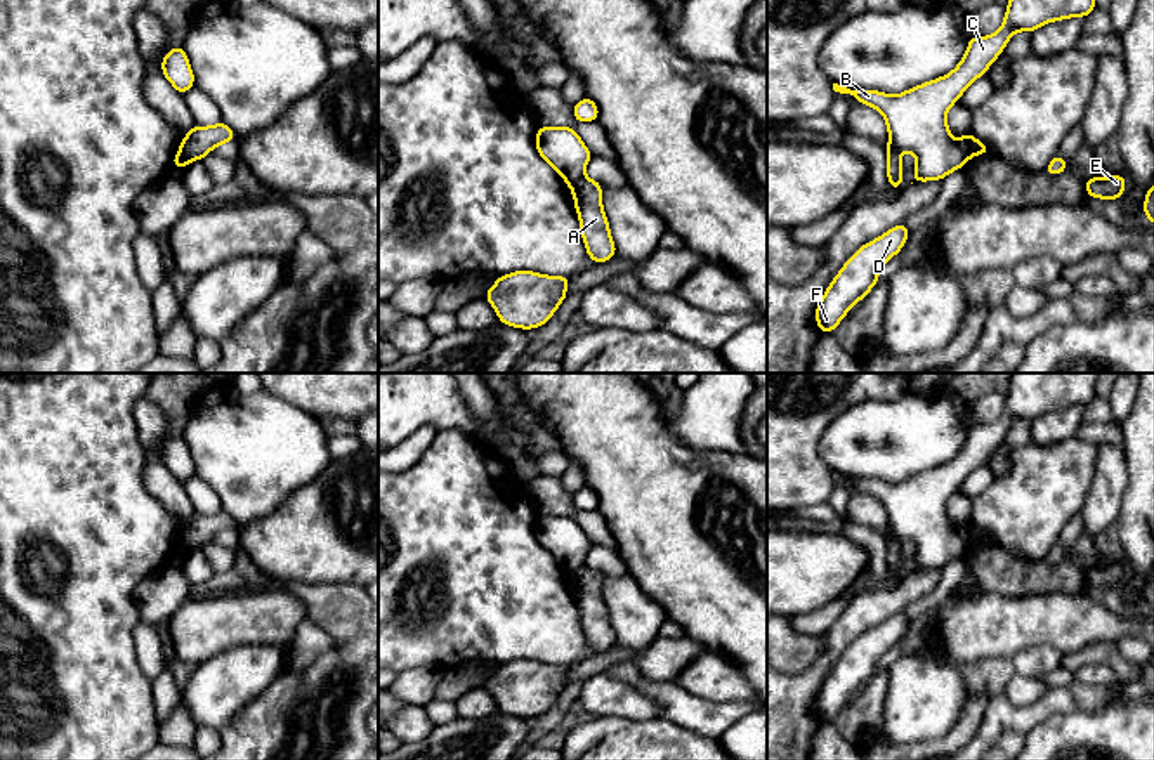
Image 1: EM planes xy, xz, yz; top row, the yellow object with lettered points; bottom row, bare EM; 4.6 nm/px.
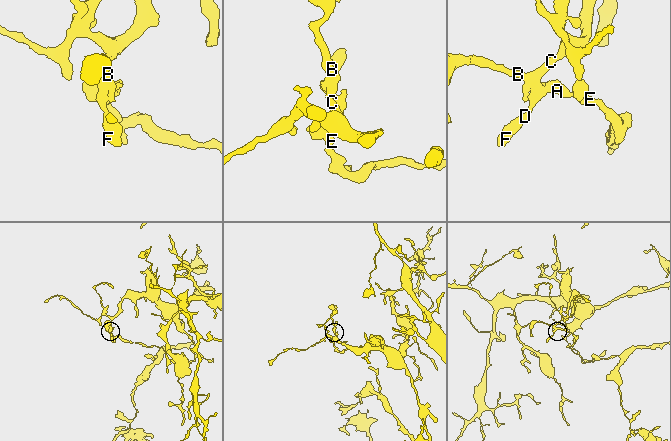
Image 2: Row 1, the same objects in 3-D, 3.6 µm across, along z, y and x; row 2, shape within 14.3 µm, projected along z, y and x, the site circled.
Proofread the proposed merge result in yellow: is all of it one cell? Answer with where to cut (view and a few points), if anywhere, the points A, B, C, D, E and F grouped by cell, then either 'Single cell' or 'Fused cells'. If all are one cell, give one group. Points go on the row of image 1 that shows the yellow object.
Split along yz (957, 141), (957, 146), (967, 158). Groups: A E / B C D F. Fused cells

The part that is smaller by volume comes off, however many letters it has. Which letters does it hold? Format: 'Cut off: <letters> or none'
Cut off: A, E

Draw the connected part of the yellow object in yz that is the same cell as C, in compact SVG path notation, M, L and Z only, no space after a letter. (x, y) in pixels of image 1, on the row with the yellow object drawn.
M1010 0L1001 28L989 36L970 36L960 64L946 76L888 95L878 90L850 90L833 83L833 90L850 94L857 102L873 106L888 128L887 177L892 189L902 186L901 154L913 151L916 158L913 182L942 180L963 168L965 154L953 141L946 115L967 87L986 75L991 62L1001 56L1015 31L1036 31L1046 23L1067 17L1086 17L1095 0Z

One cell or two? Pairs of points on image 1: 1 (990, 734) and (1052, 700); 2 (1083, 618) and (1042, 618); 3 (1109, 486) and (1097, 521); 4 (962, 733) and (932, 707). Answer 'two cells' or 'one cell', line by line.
1: one cell
2: one cell
3: one cell
4: two cells

